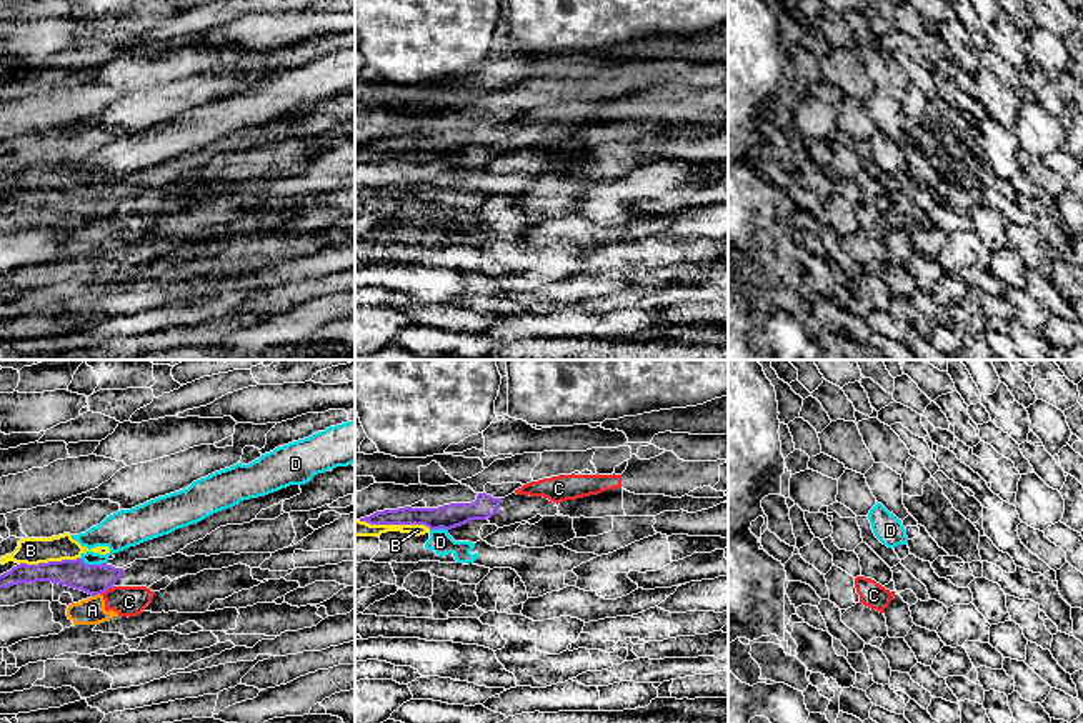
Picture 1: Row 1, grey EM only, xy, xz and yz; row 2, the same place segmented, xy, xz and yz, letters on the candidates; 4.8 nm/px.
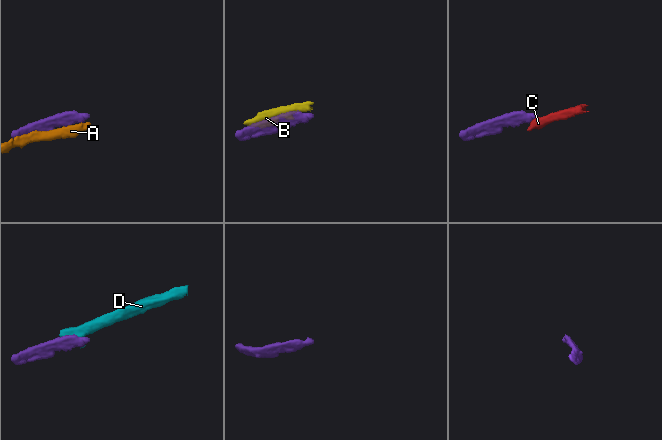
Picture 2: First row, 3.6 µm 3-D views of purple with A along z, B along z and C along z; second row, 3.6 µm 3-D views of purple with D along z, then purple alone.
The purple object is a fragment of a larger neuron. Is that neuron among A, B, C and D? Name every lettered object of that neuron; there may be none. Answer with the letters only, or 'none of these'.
none of these

